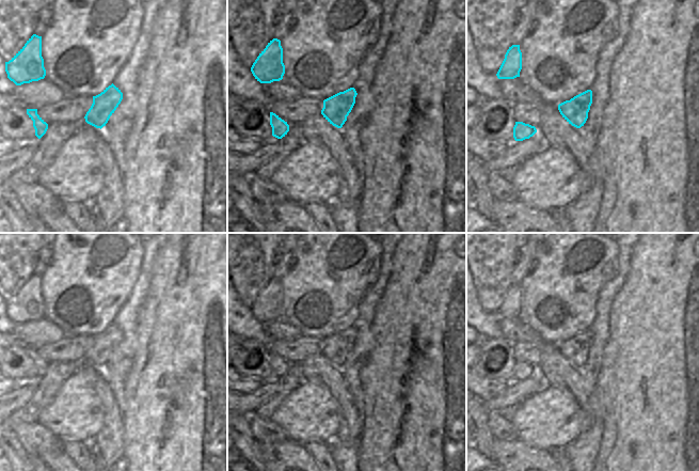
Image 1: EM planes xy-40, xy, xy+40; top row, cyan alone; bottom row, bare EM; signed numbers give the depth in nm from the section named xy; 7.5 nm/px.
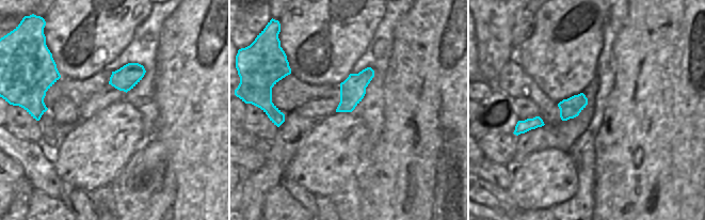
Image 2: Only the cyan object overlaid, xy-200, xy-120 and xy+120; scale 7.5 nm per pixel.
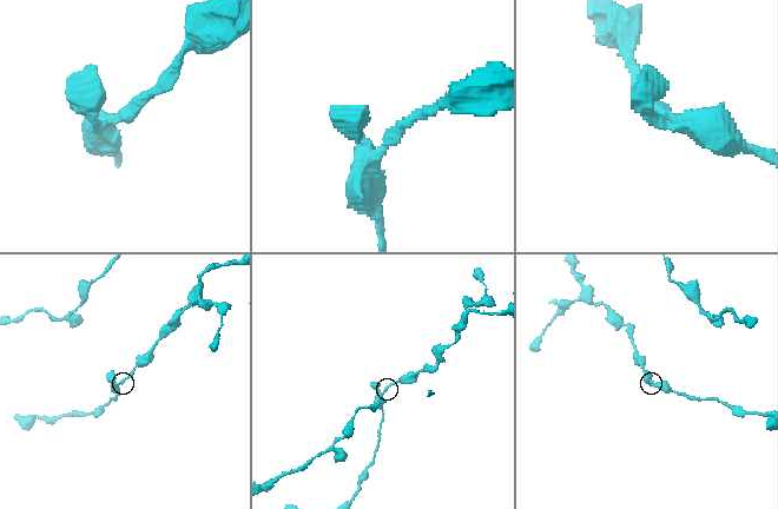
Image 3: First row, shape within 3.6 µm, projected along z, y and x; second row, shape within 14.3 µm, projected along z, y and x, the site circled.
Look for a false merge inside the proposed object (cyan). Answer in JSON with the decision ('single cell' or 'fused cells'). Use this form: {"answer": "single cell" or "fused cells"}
{"answer": "single cell"}

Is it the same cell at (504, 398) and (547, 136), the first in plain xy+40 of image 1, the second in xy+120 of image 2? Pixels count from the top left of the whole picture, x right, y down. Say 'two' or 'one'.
one

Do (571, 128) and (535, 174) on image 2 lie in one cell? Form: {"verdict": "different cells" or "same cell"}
{"verdict": "different cells"}

